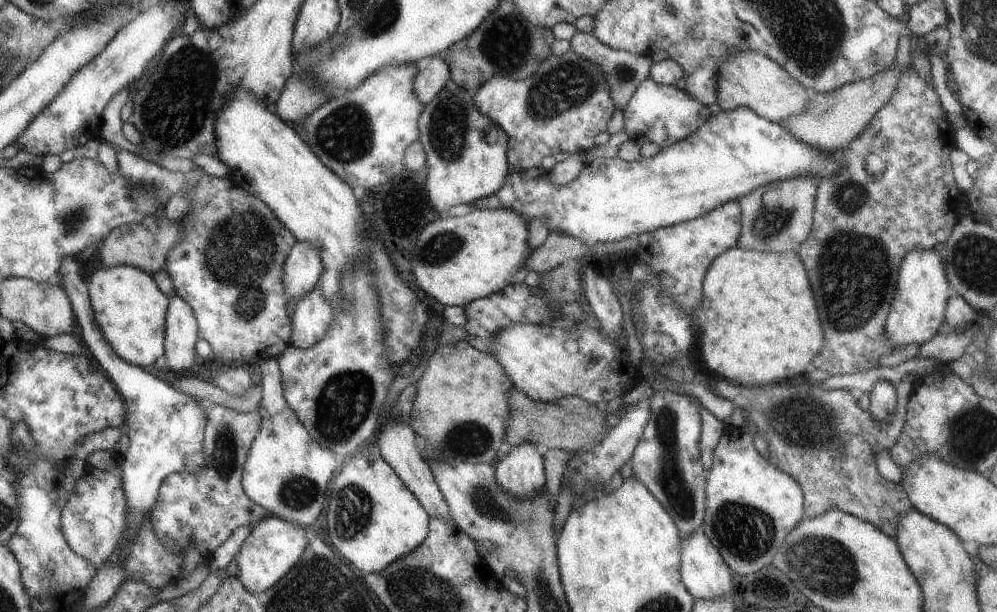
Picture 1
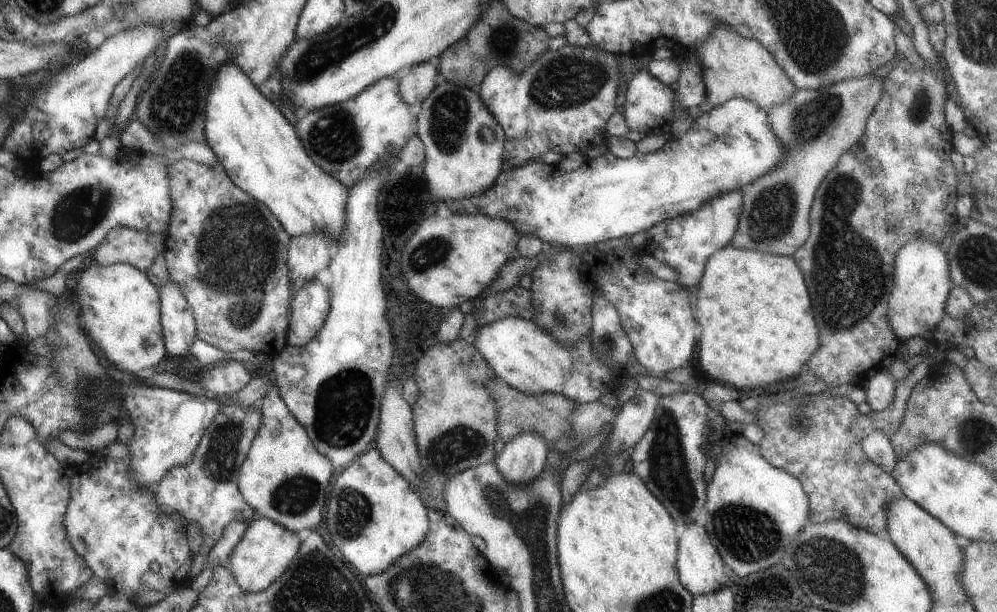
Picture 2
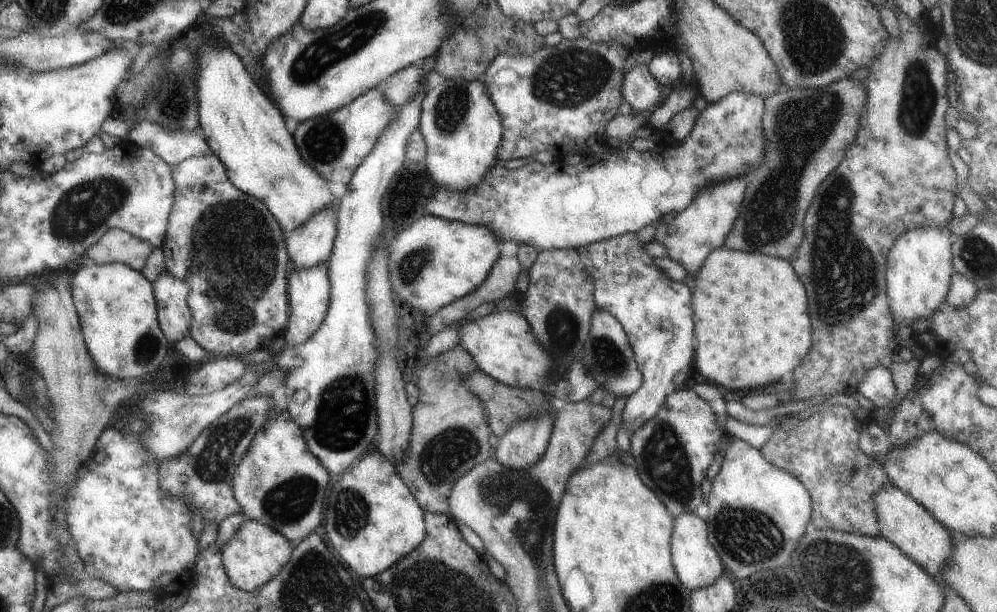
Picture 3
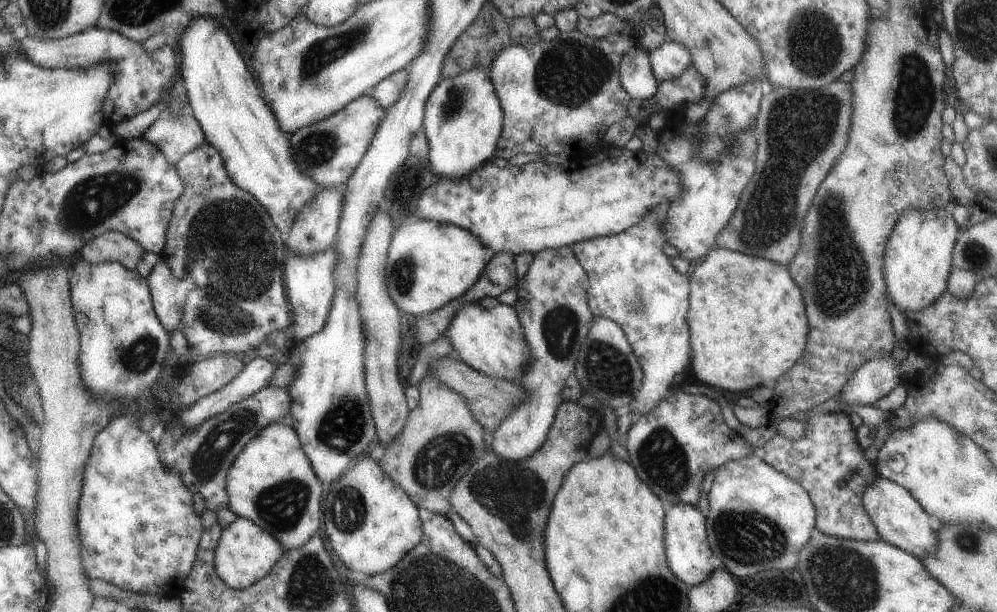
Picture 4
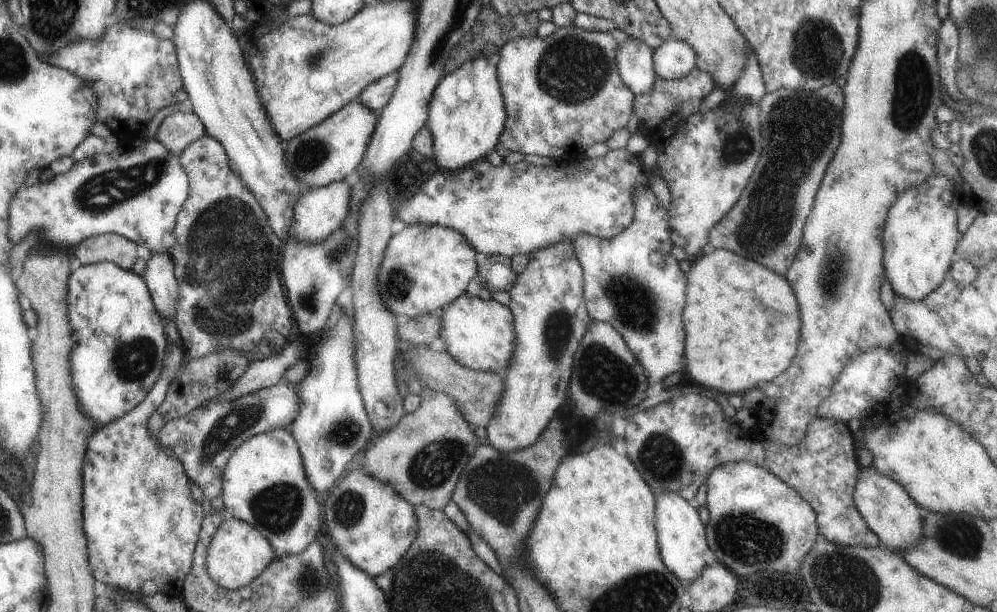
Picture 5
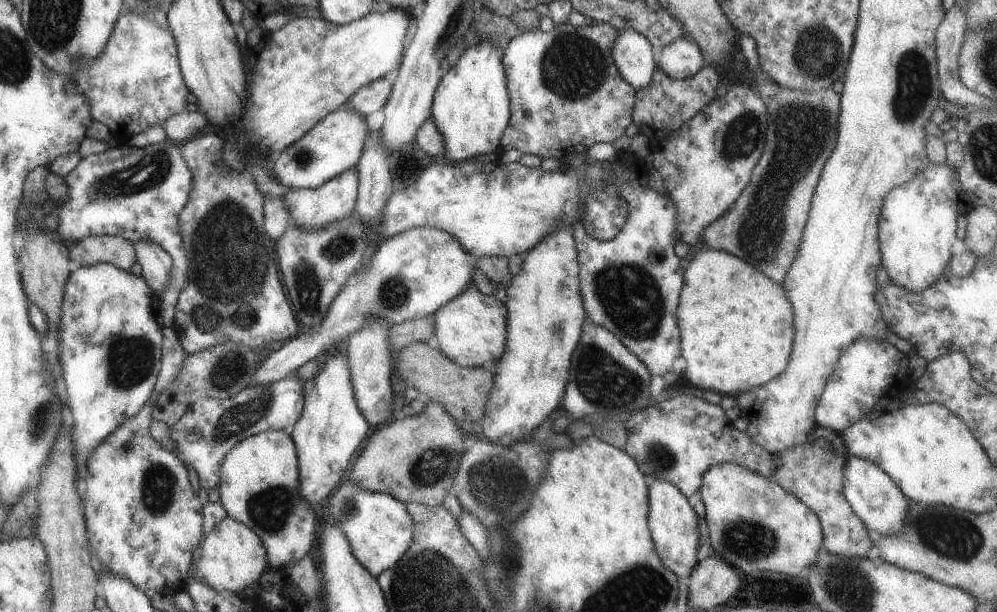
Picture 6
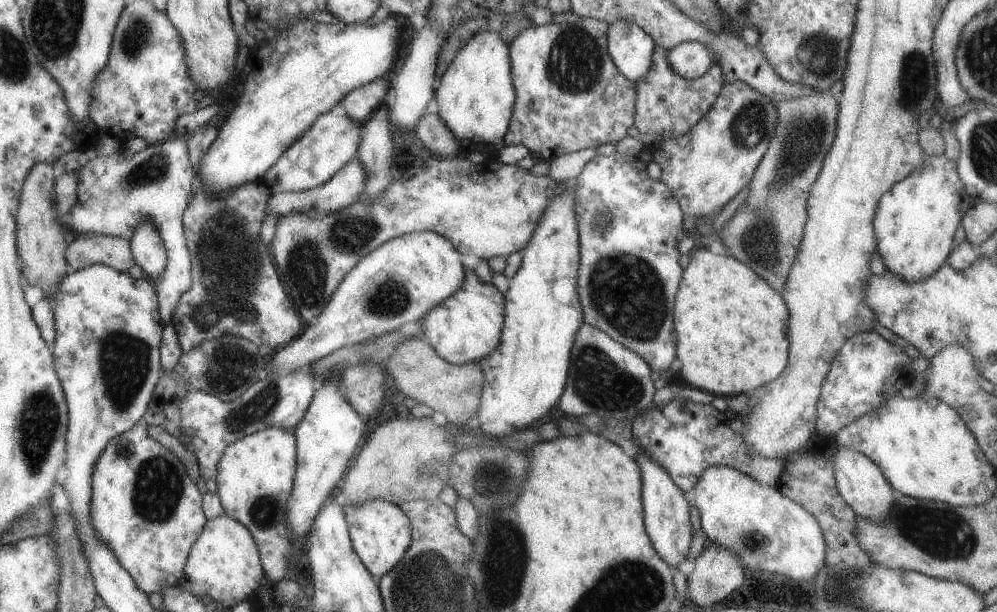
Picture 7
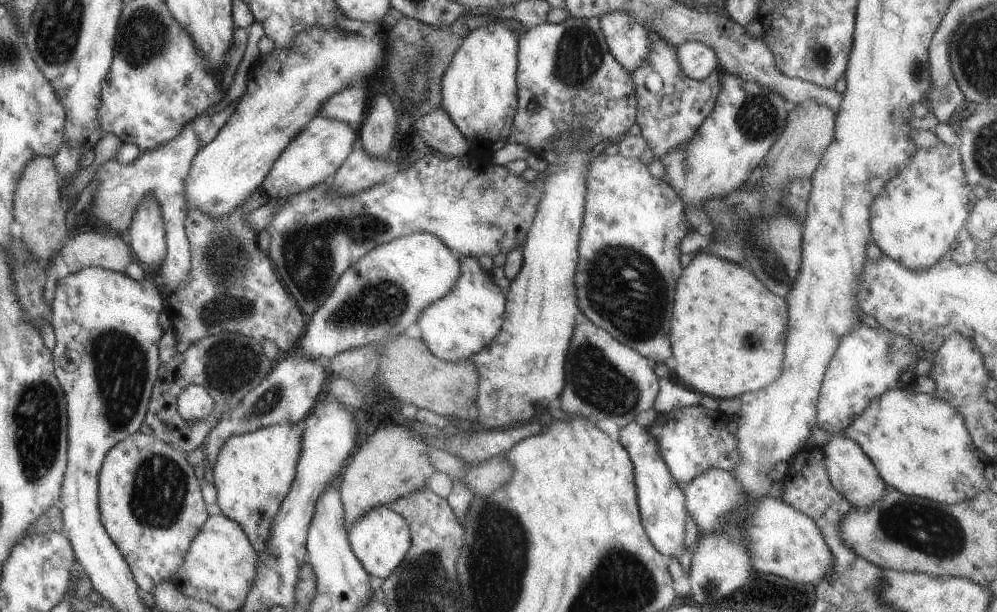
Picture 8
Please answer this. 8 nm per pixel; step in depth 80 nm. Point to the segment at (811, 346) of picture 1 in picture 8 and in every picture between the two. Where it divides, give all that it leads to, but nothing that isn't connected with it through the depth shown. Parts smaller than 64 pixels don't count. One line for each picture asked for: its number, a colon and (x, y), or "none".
2: (757, 328)
3: (749, 311)
4: (746, 324)
5: (741, 324)
6: (736, 326)
7: (731, 329)
8: (727, 331)

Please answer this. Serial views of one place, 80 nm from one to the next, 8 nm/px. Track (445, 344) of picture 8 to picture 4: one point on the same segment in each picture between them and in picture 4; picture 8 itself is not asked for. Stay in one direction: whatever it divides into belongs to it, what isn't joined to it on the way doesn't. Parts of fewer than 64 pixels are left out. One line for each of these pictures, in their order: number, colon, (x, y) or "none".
4: (490, 340)
5: (478, 334)
6: (470, 330)
7: (465, 327)

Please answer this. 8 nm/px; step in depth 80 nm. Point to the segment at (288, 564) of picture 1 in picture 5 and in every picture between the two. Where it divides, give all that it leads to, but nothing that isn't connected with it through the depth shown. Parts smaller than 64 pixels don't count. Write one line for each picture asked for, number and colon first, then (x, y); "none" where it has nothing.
2: (266, 549)
3: (255, 553)
4: (244, 553)
5: (237, 553)

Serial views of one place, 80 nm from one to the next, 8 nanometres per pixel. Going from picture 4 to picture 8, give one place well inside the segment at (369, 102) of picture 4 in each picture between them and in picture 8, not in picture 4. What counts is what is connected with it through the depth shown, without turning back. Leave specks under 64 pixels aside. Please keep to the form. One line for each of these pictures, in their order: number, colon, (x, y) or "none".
5: (328, 151)
6: (334, 144)
7: (331, 141)
8: (313, 156)

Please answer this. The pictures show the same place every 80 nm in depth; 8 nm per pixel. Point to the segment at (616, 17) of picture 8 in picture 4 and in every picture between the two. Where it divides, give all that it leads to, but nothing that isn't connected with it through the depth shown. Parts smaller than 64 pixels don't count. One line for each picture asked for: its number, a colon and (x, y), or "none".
4: (637, 80)
5: (633, 59)
6: (634, 58)
7: (630, 49)

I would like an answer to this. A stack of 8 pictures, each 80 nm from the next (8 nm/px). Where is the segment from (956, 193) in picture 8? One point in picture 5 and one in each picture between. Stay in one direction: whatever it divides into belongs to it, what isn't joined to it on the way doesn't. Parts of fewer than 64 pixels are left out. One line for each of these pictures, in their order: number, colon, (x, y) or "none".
5: (918, 238)
6: (916, 224)
7: (914, 221)

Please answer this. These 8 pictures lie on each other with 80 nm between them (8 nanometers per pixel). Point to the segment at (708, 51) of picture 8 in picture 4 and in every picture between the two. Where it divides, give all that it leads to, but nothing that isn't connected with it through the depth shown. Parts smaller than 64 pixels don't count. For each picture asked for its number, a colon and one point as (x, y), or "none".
4: (668, 61)
5: (673, 59)
6: (680, 59)
7: (690, 59)

